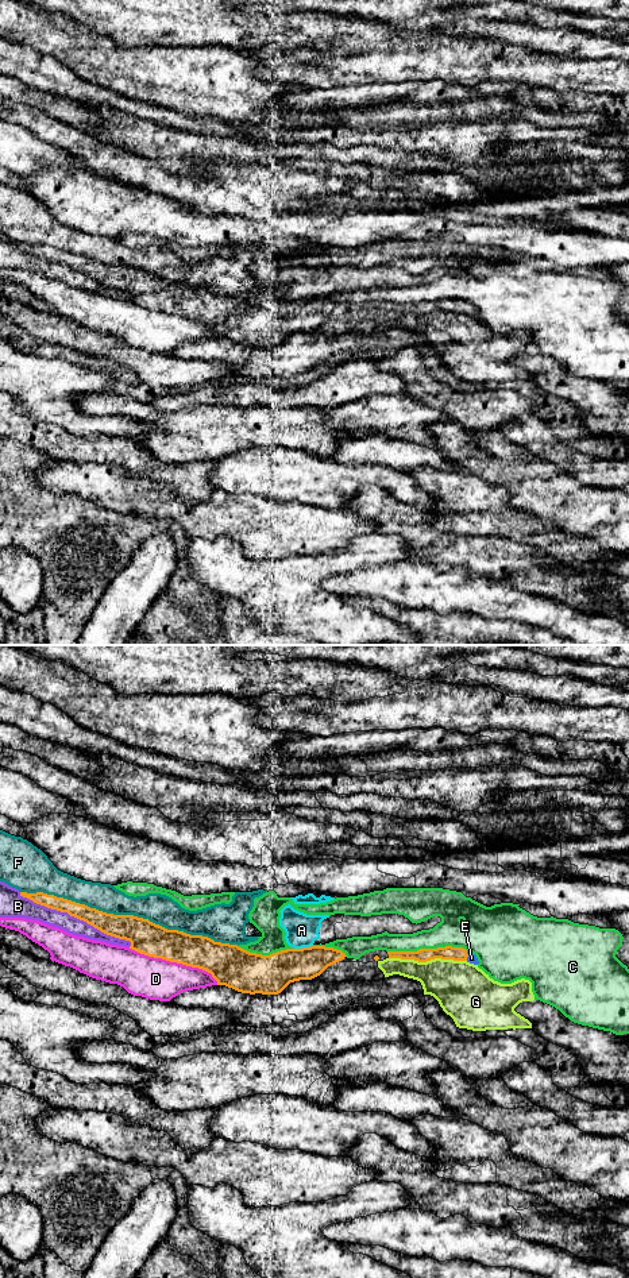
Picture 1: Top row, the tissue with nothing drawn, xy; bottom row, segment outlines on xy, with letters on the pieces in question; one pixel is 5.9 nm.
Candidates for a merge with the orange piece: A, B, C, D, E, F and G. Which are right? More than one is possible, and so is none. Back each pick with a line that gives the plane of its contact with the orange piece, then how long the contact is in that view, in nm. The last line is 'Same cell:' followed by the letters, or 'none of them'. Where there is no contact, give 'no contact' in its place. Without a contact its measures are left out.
E: xy | 60 nm
Same cell: E

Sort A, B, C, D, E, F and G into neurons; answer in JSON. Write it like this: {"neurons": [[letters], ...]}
{"neurons": [["A", "F"], ["B"], ["C"], ["D"], ["E"], ["G"]]}

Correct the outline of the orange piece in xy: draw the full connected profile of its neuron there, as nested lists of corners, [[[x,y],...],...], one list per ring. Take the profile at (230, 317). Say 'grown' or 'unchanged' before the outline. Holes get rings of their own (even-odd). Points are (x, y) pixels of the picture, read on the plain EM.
unchanged; [[[20,244],[20,248],[47,260],[67,265],[107,287],[130,293],[130,301],[140,306],[202,321],[212,327],[217,337],[242,345],[278,347],[290,335],[312,332],[347,309],[341,302],[325,298],[286,301],[262,308],[238,297],[167,282],[134,267],[107,266],[43,244]]]

